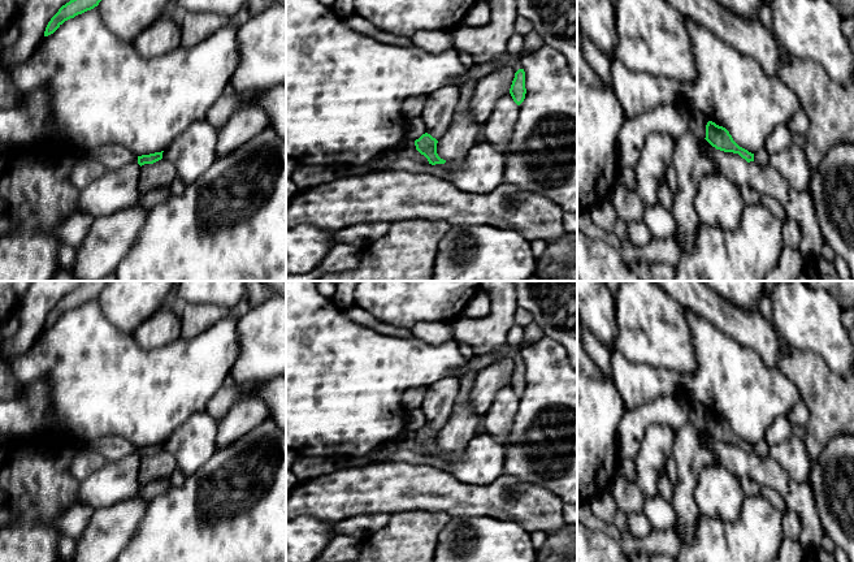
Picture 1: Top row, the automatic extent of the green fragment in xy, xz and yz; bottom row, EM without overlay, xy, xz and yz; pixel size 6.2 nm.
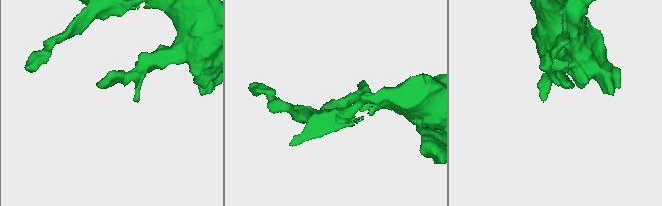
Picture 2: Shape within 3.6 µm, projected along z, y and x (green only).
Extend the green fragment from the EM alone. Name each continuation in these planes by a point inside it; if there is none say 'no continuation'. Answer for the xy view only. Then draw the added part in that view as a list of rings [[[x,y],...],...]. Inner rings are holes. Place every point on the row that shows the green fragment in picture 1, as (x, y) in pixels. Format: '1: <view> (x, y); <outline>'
no continuation

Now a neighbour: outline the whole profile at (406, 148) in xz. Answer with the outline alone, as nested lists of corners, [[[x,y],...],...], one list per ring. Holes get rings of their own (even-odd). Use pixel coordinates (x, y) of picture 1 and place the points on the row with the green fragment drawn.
[[[409,140],[402,142],[395,147],[395,152],[398,157],[400,156],[408,157],[422,165],[429,164],[428,159],[416,150],[415,142]]]

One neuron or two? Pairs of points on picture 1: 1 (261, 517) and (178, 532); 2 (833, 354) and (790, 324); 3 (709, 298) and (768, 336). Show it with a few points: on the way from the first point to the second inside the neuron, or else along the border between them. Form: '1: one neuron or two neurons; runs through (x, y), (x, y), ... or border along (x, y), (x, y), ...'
1: one neuron; runs through (242, 537), (199, 537)
2: one neuron; runs through (823, 344), (801, 324)
3: one neuron; runs through (723, 312), (729, 319), (754, 332)

